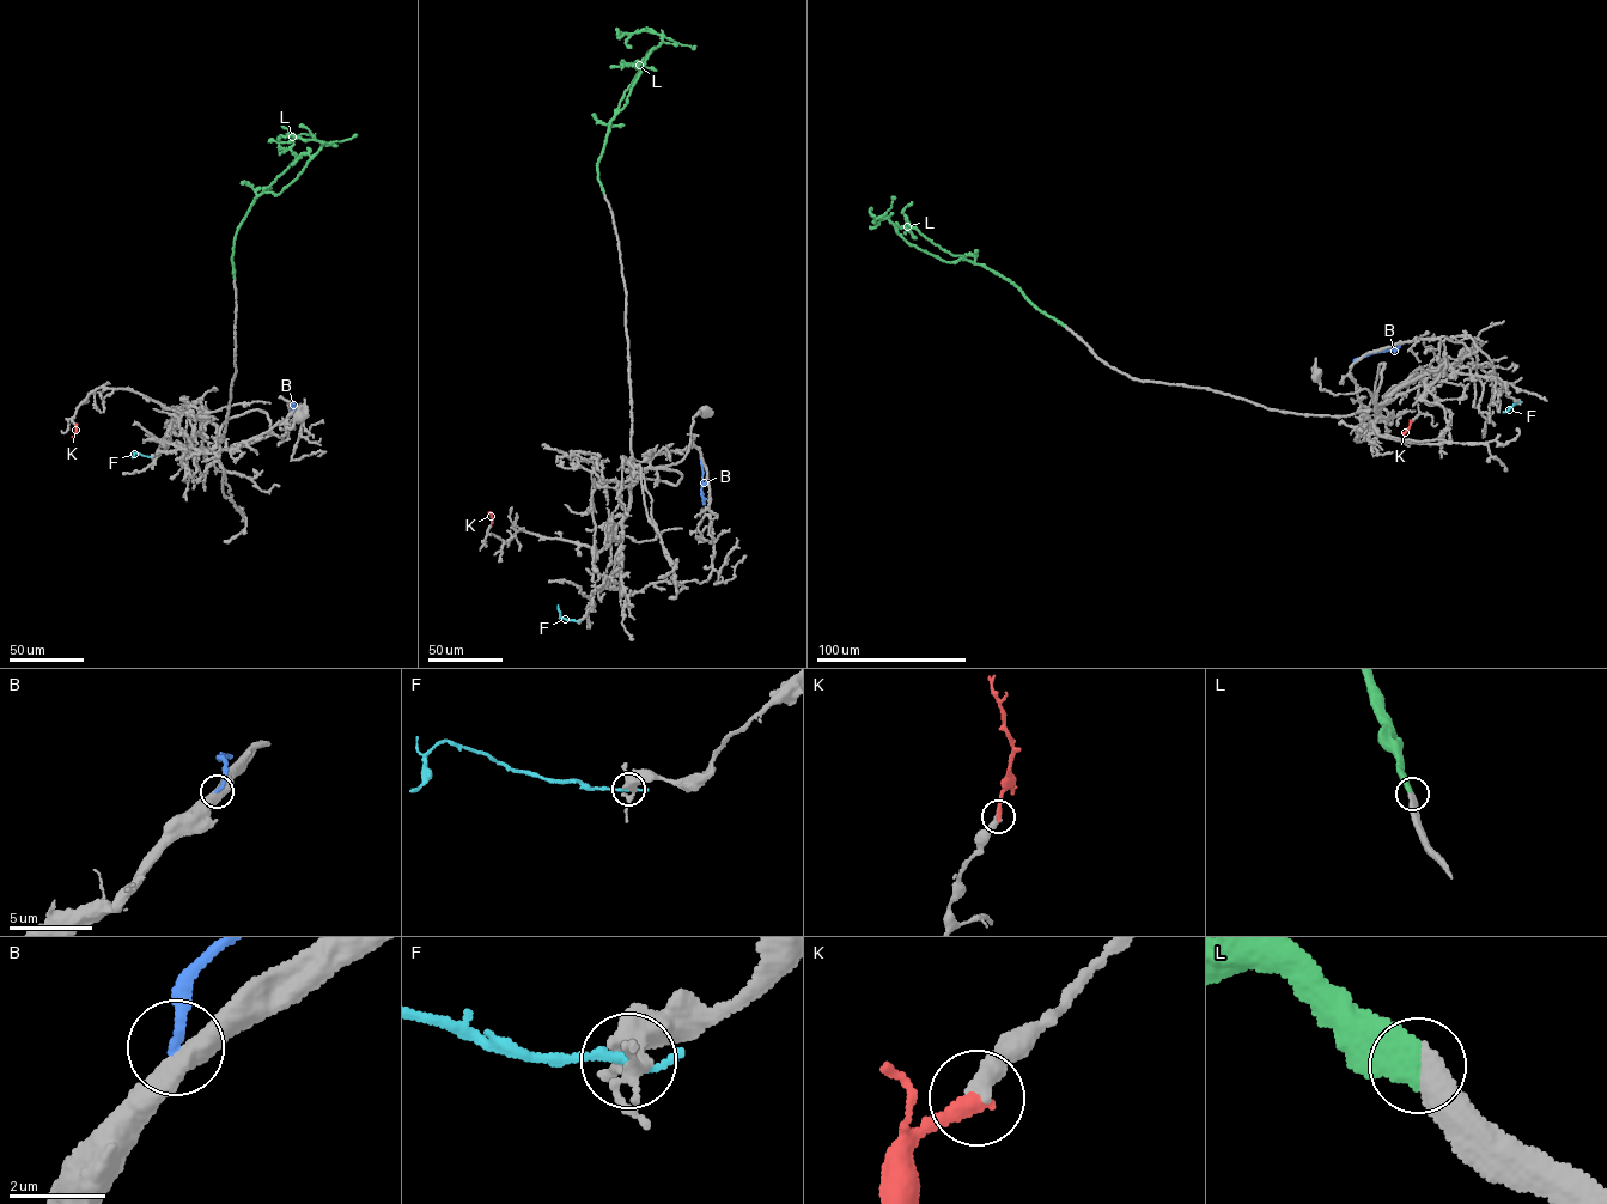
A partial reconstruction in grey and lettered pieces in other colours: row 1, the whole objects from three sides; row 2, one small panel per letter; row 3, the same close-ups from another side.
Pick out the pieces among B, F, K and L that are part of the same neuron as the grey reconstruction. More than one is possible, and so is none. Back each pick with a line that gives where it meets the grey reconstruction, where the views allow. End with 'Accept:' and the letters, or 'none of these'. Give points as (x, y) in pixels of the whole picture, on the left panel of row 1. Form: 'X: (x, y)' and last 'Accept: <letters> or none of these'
L: (235, 278)
Accept: L

